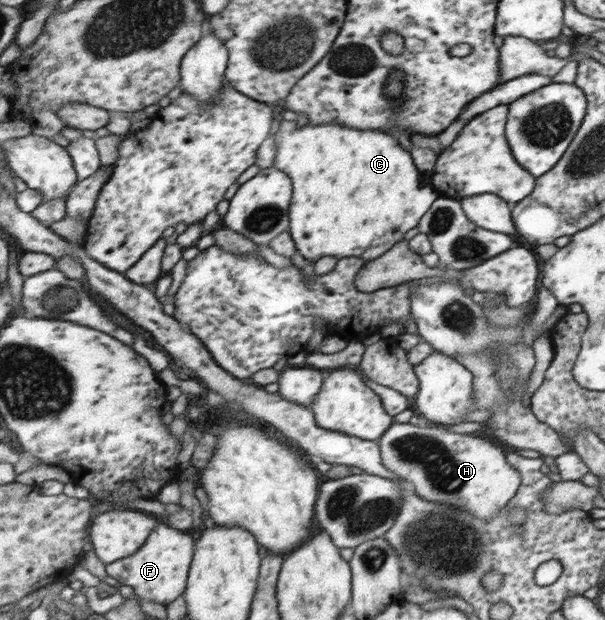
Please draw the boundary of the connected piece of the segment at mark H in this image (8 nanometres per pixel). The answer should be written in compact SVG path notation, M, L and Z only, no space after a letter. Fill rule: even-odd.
M422 420L407 423L393 422L392 426L379 439L382 460L385 467L407 481L427 501L452 505L466 509L479 520L491 520L512 501L520 484L520 477L513 464L508 462L511 451L487 434L474 437L471 434L449 432L447 427L429 427Z

